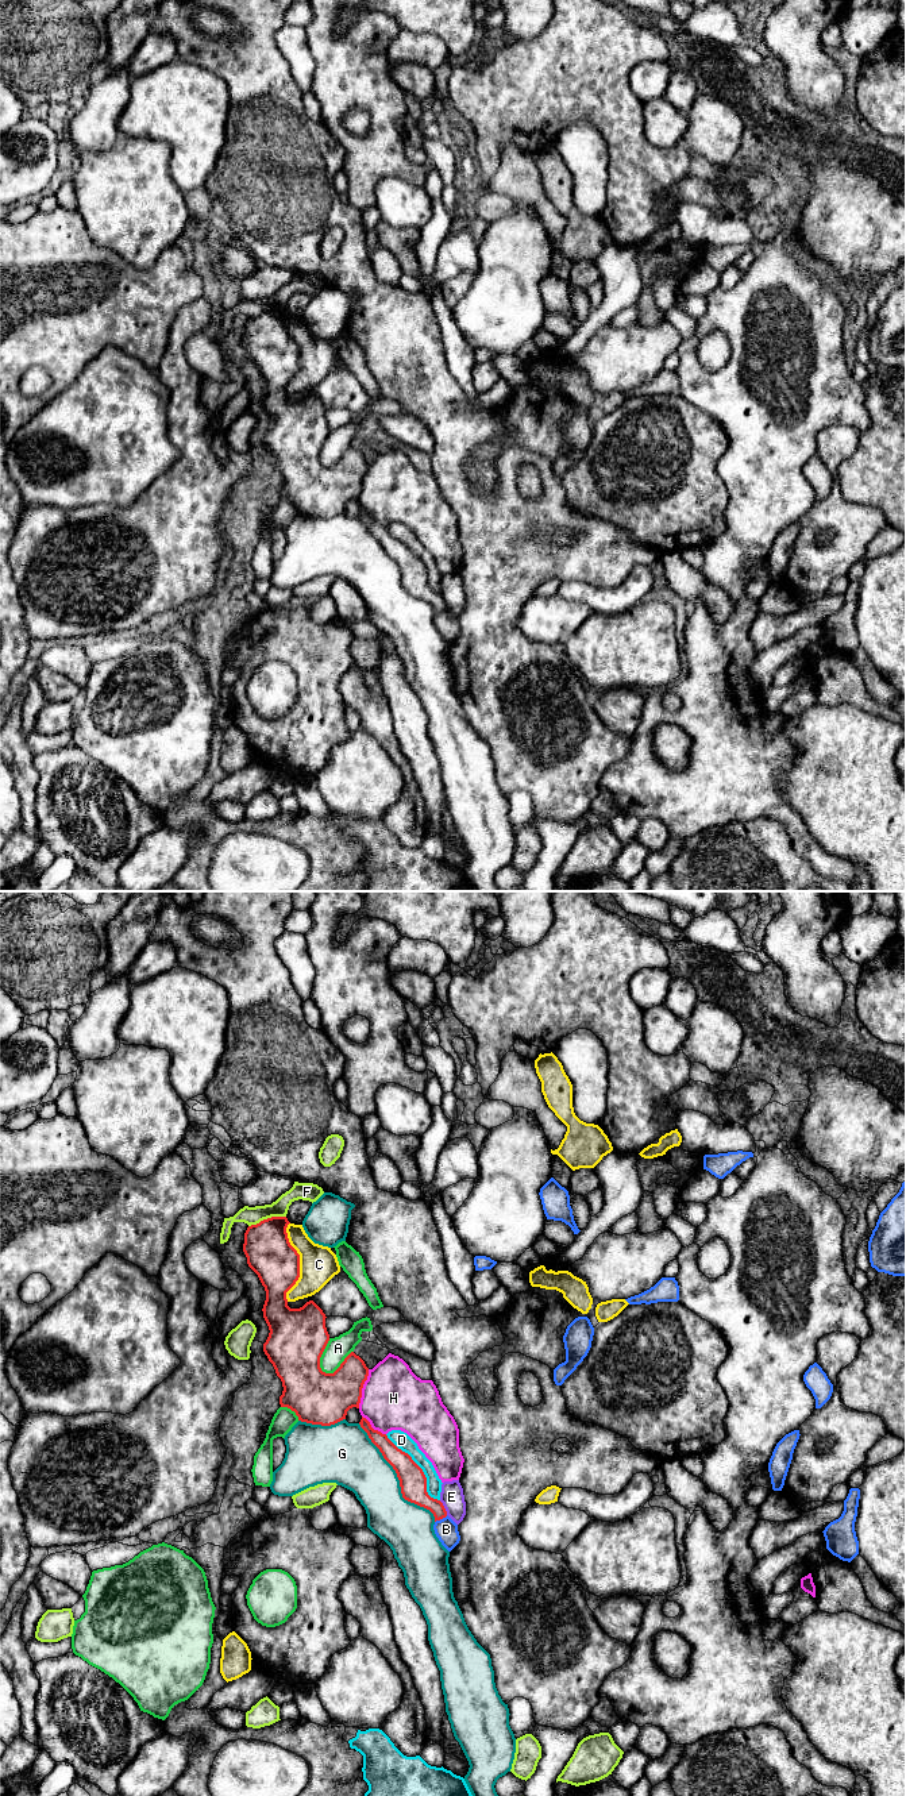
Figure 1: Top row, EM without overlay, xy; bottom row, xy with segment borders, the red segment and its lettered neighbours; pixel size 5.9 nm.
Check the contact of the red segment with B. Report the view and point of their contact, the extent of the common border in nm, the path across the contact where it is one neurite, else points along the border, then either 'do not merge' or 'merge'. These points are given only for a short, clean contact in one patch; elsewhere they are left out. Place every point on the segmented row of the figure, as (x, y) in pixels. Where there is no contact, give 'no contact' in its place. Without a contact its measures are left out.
xy (440, 1518) | 90 nm | along xy (447, 1515), (435, 1522) | do not merge

